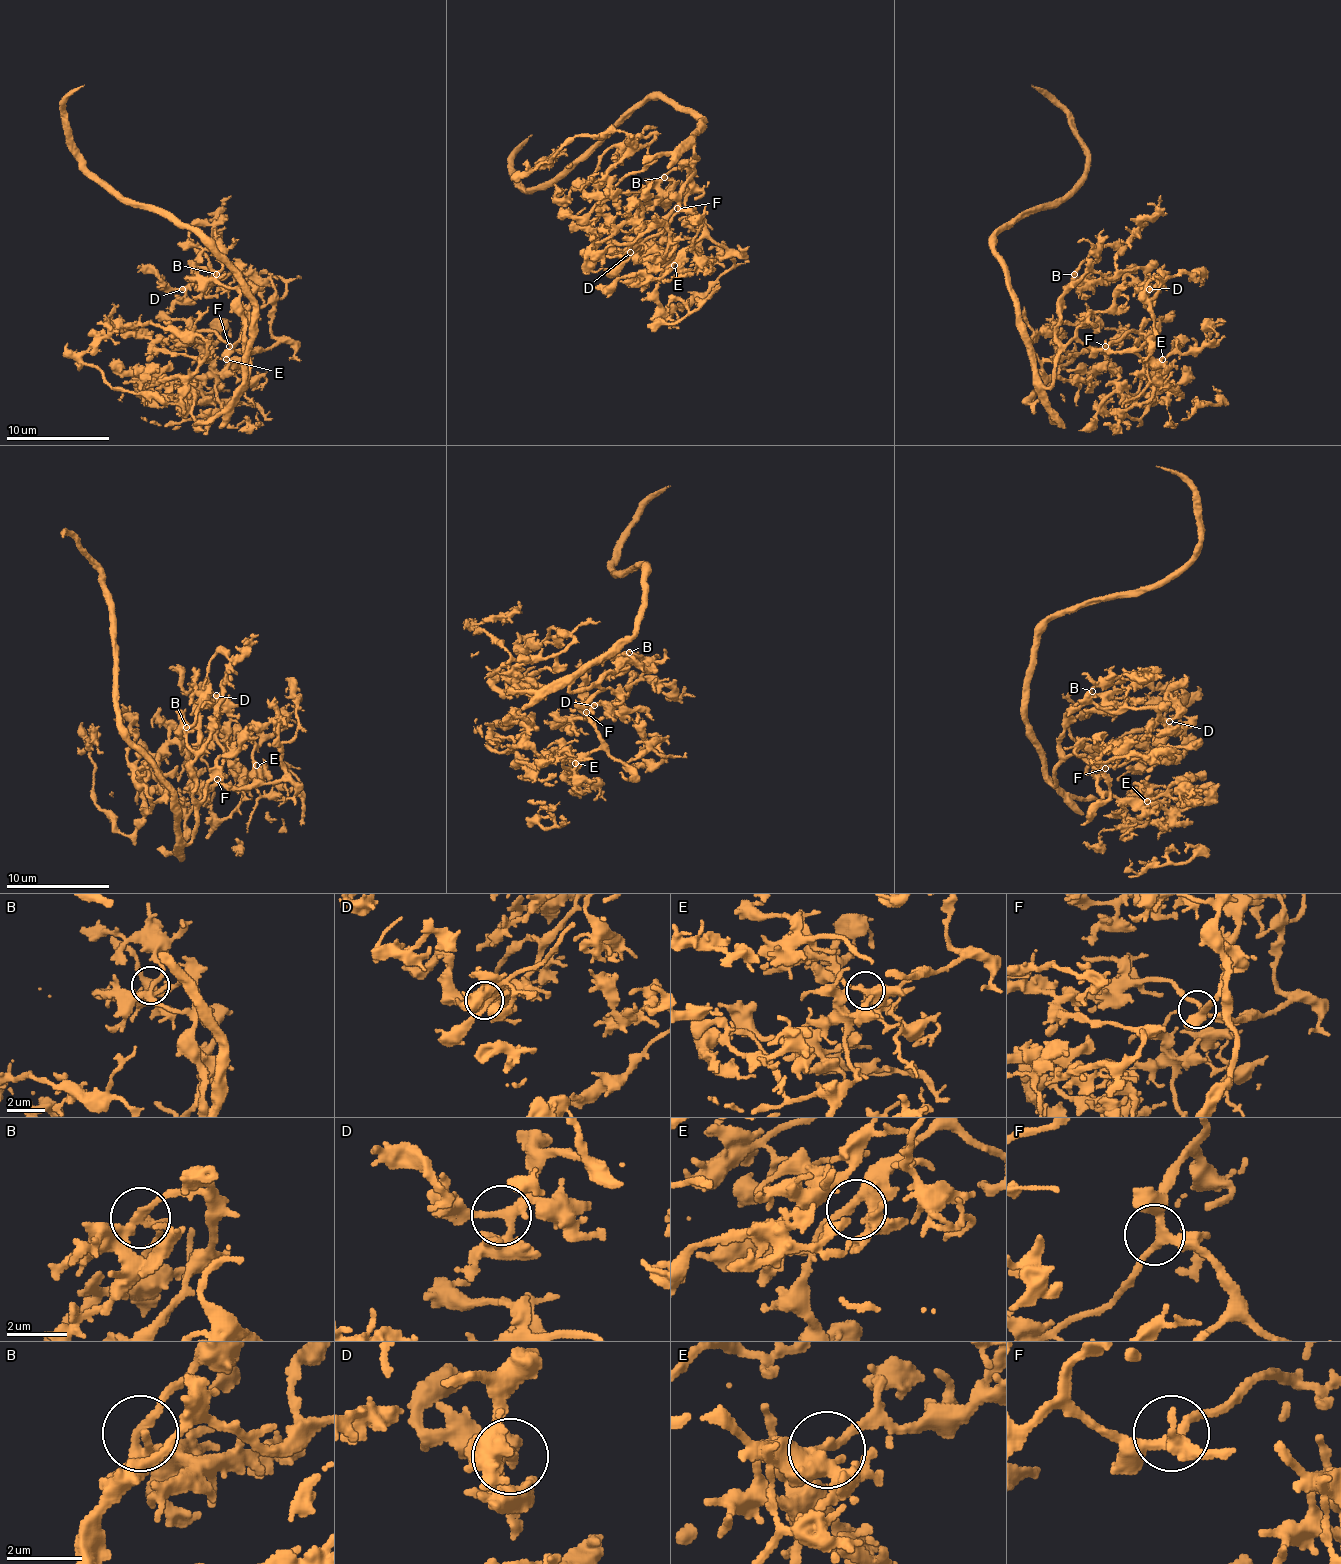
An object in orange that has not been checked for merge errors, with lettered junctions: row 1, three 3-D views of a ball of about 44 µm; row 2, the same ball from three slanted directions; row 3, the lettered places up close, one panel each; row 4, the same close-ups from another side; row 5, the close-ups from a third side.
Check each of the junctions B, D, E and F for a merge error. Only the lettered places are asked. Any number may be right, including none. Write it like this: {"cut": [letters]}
{"cut": []}

